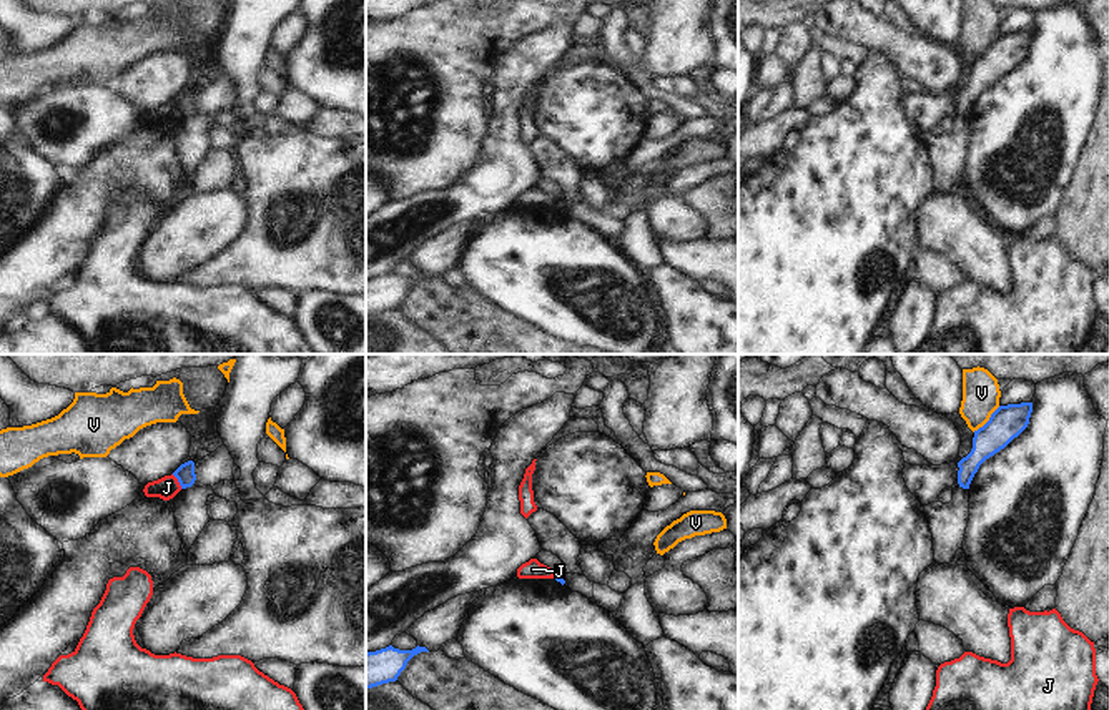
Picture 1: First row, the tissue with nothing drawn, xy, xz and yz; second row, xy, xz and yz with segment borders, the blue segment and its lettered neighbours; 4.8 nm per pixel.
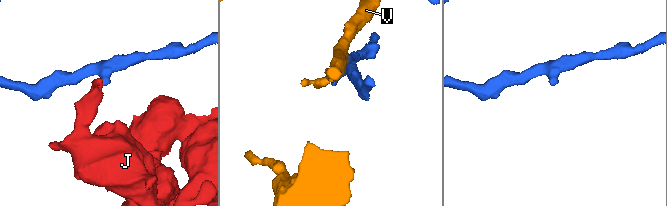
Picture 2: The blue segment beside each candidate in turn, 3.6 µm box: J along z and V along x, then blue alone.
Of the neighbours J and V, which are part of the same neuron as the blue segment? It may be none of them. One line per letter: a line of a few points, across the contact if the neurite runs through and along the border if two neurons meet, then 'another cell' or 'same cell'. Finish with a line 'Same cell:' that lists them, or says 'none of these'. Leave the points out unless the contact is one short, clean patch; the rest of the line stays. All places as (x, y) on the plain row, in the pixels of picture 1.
J: xy (172, 102), (182, 115) | another cell
V: another cell
Same cell: none of these

